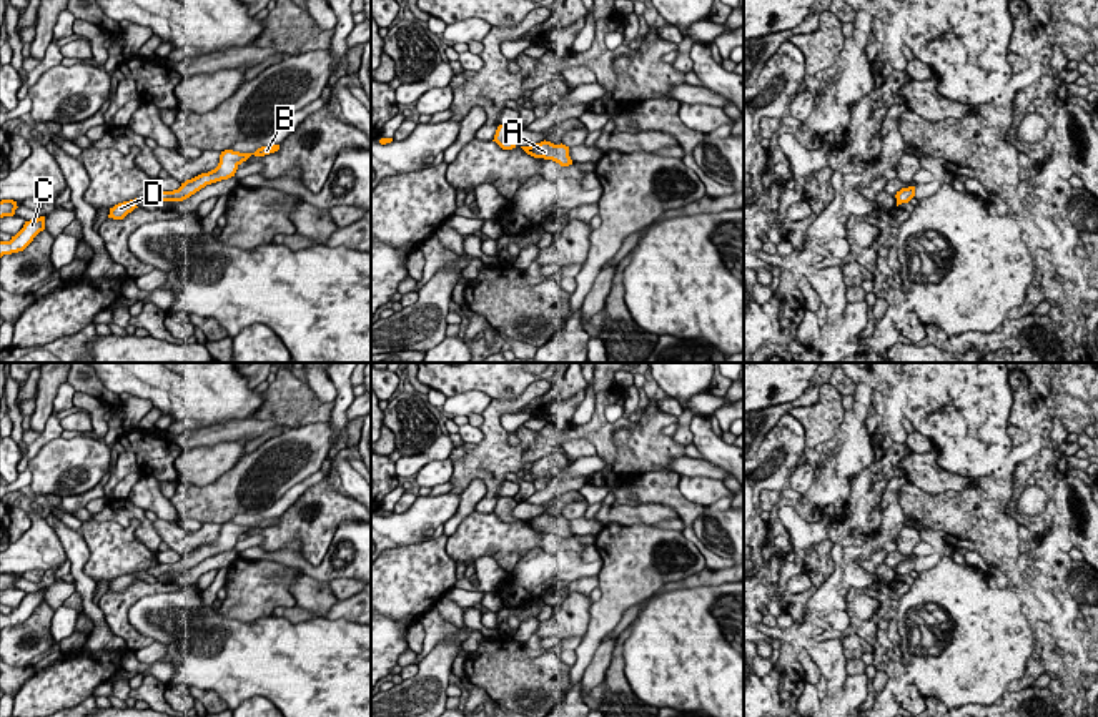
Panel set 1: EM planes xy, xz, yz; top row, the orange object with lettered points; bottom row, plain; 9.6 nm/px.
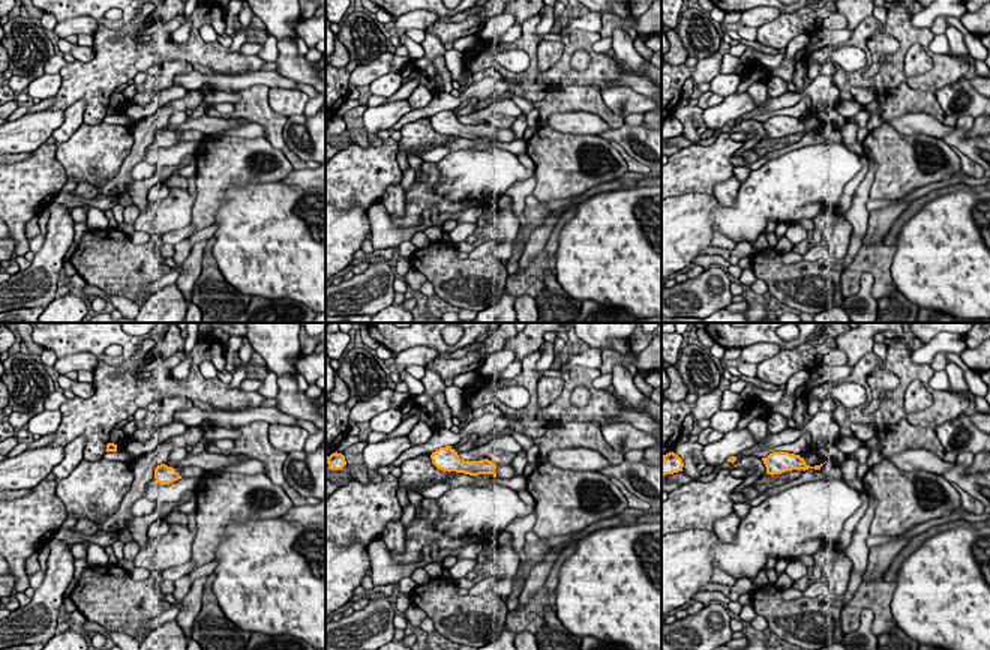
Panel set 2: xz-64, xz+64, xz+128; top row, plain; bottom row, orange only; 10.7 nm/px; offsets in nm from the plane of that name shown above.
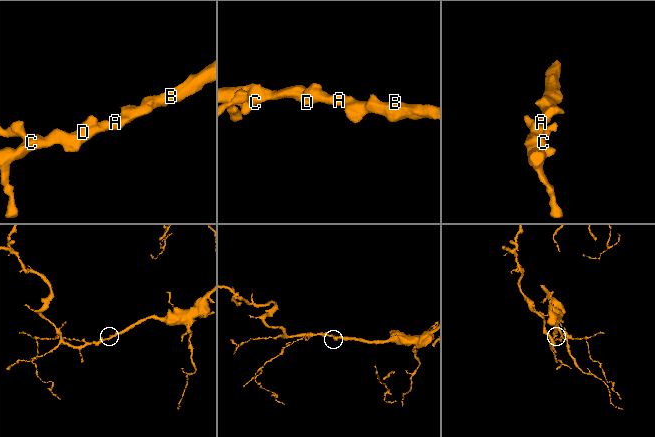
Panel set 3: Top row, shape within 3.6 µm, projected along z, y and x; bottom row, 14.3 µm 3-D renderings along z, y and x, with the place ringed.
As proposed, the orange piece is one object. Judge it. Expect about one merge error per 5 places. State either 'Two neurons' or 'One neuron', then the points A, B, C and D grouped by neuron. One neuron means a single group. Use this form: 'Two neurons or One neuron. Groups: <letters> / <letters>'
One neuron. Groups: A B C D

